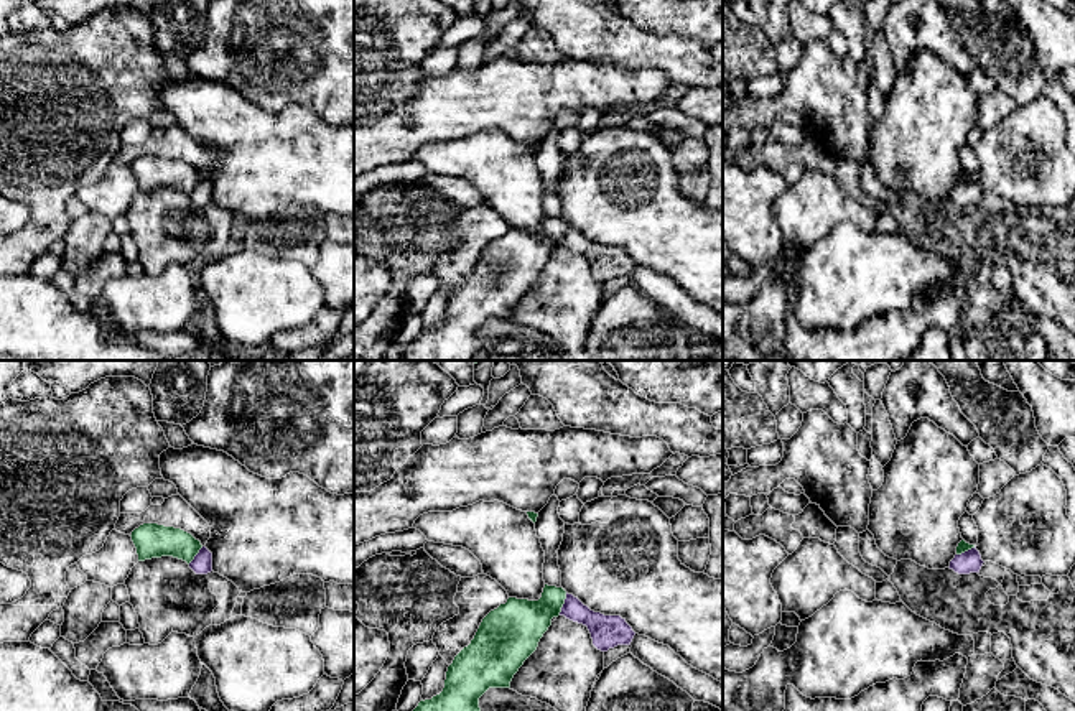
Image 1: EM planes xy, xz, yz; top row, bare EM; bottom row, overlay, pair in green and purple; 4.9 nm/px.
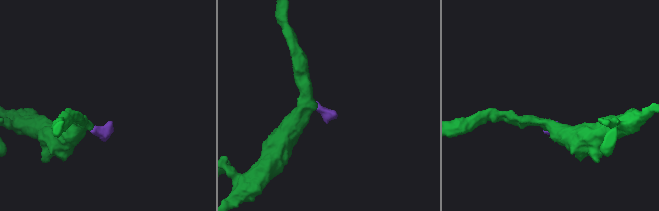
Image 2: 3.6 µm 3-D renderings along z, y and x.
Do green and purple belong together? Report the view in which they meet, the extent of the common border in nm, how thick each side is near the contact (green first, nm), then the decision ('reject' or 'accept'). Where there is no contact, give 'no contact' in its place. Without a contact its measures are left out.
xz | 120 nm | 260/160 nm | accept

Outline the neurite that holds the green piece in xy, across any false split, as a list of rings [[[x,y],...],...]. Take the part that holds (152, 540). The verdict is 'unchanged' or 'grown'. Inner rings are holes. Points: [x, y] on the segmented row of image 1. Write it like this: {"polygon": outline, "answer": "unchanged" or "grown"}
{"polygon": [[[143,523],[132,532],[138,561],[173,556],[183,560],[196,574],[212,571],[212,553],[191,533],[158,523]]], "answer": "grown"}

